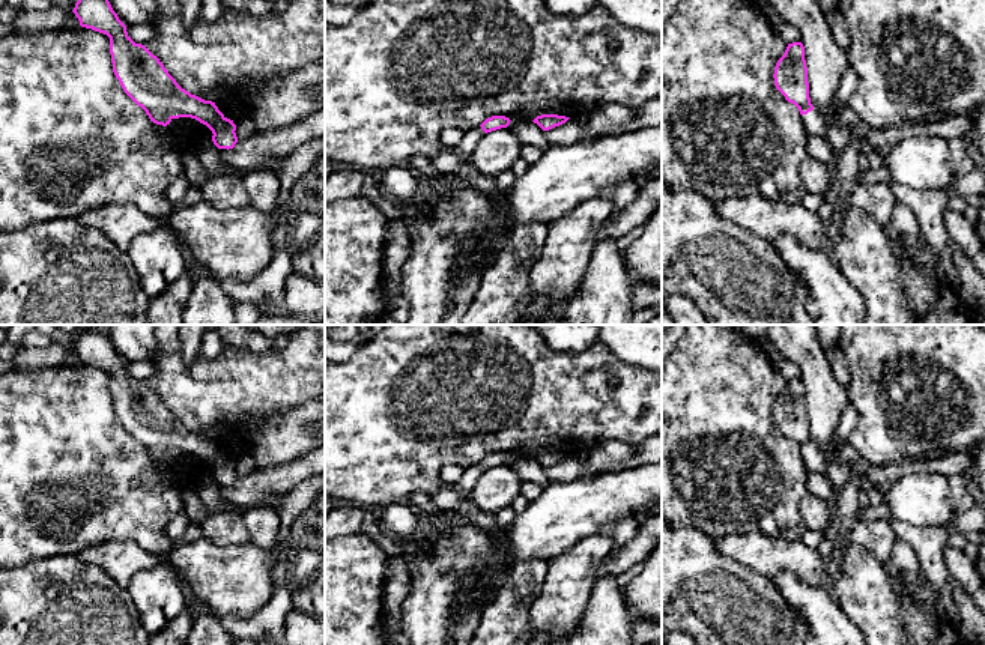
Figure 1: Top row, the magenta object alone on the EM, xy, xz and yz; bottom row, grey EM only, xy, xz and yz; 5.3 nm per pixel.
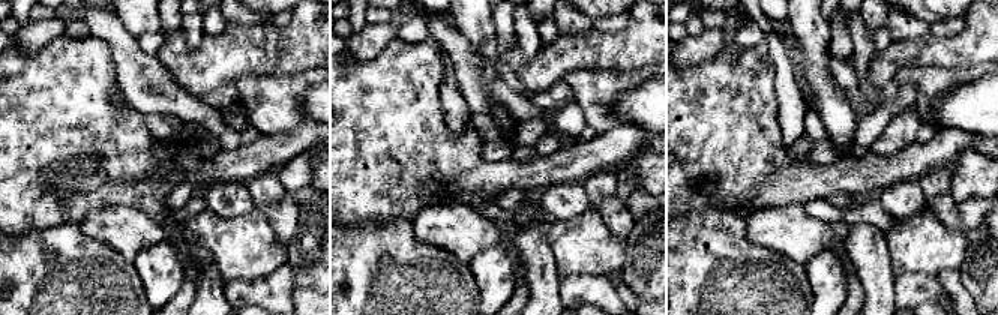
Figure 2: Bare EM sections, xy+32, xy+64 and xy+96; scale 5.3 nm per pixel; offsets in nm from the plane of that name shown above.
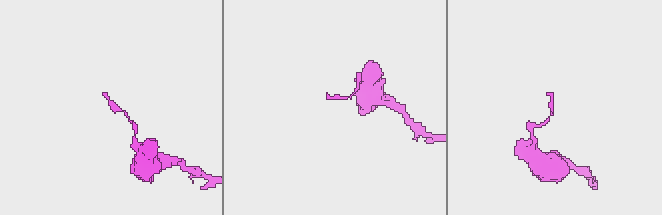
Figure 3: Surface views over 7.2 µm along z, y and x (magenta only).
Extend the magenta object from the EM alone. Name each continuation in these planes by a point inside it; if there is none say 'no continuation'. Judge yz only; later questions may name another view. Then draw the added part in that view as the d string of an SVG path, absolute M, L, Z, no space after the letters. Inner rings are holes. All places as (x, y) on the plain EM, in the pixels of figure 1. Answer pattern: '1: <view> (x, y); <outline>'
1: yz (814, 462); M815 445L809 448L808 451L803 451L802 459L809 472L824 475L827 462Z

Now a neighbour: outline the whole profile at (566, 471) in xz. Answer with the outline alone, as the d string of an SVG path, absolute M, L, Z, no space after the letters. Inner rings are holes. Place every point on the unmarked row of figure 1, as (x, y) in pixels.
M568 456L565 460L544 468L544 474L549 483L571 483L579 478L580 463L574 456Z

